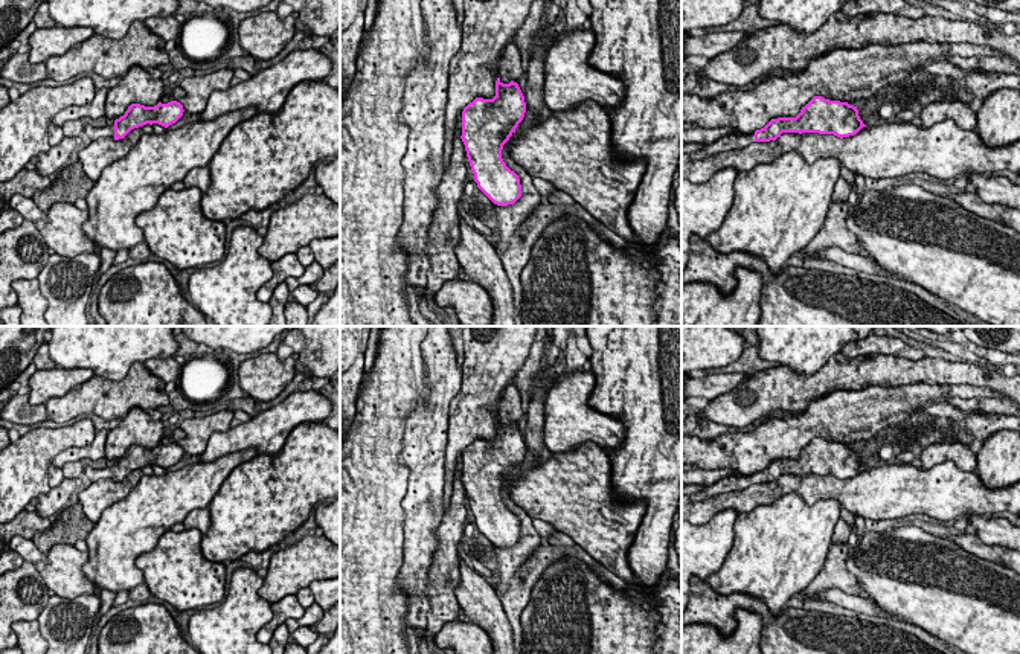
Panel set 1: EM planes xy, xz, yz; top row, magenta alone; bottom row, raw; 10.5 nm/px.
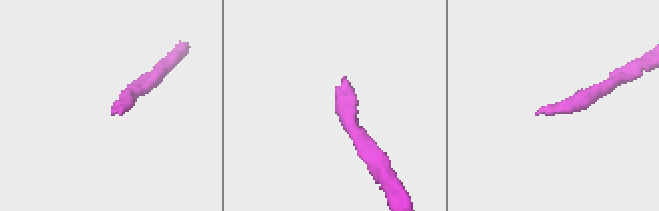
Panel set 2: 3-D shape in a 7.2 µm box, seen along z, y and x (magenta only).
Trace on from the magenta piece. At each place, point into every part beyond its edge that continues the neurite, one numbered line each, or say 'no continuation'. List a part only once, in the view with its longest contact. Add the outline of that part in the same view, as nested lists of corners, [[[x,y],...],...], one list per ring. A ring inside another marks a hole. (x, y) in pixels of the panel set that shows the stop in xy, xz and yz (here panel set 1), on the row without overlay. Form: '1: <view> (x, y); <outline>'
1: xy (93, 474); [[[114,463],[108,468],[102,468],[102,470],[95,470],[90,466],[85,466],[84,474],[91,480],[102,480],[102,479],[110,479],[114,480]]]

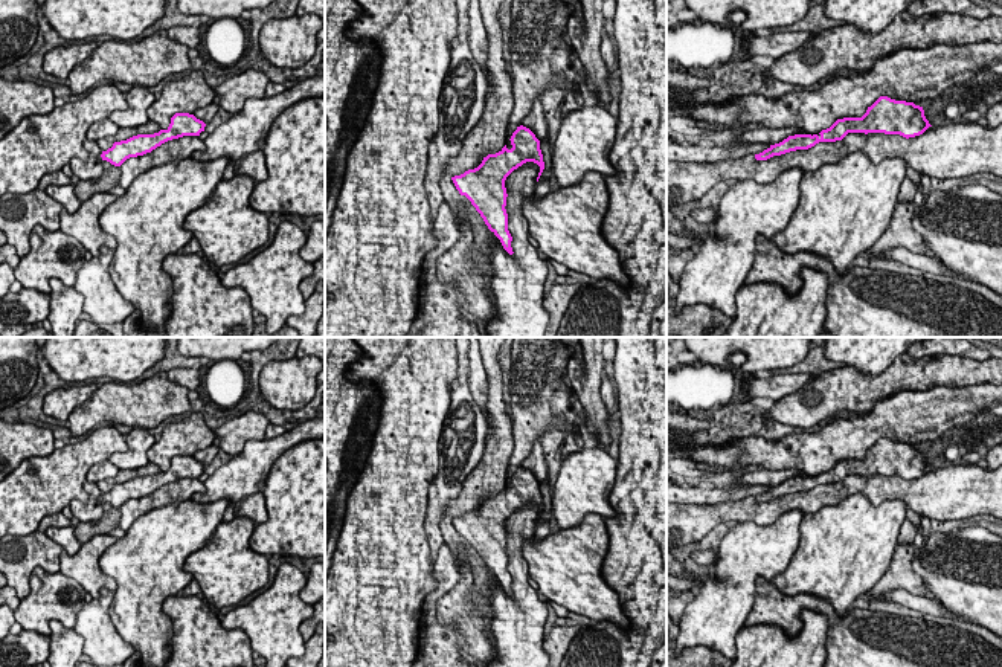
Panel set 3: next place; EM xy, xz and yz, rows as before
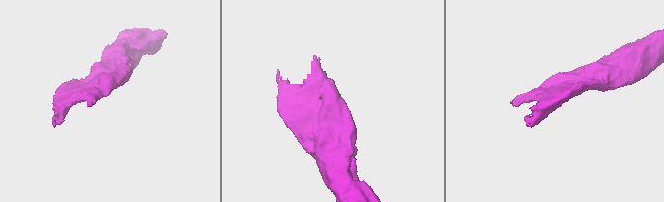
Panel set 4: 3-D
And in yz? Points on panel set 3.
no continuation

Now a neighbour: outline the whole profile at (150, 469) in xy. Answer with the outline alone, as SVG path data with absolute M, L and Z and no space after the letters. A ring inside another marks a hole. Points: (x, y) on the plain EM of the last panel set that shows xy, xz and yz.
M148 462L146 466L143 466L140 469L119 470L116 478L108 478L108 479L99 481L98 487L102 493L107 493L108 490L113 488L114 484L127 482L137 476L154 476L159 473L160 473L160 469L156 464Z

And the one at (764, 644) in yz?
M810 609L801 611L802 629L796 636L788 636L779 626L743 626L737 636L737 658L731 667L824 667L827 661L828 617Z

